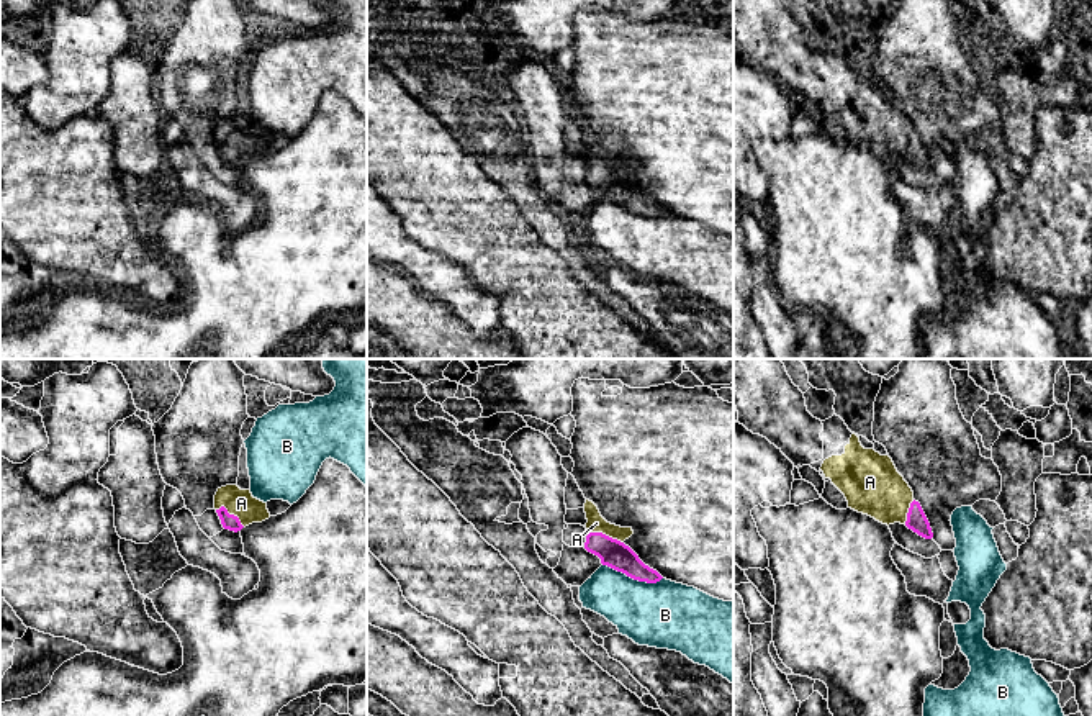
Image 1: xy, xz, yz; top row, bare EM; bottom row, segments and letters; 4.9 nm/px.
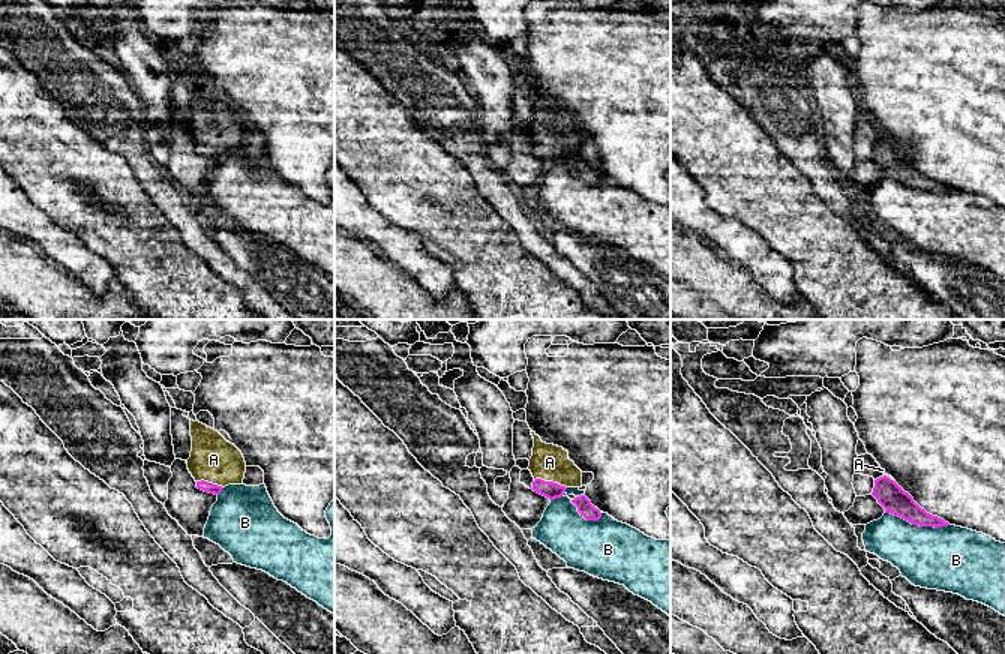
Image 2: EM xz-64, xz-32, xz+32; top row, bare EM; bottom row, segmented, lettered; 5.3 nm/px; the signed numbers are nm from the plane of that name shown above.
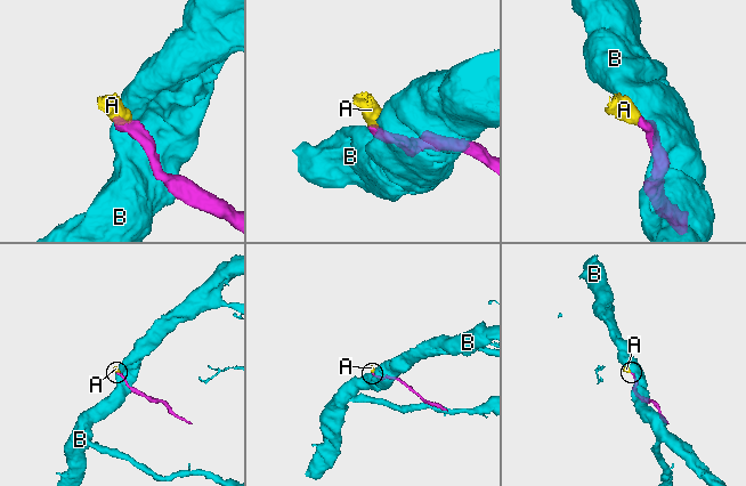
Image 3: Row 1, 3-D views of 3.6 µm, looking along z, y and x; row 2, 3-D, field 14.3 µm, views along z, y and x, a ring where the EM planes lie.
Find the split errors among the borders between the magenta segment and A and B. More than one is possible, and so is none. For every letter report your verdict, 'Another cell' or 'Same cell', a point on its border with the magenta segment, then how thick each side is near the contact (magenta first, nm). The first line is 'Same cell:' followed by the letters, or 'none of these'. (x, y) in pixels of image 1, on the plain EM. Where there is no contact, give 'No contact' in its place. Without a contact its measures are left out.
Same cell: A
A: Same cell. Touches magenta at xz (604, 167). Thickness 140 nm (magenta) against 90 nm
B: Another cell. Touches magenta at xz (632, 210). Thickness 140 nm (magenta) against 340 nm

